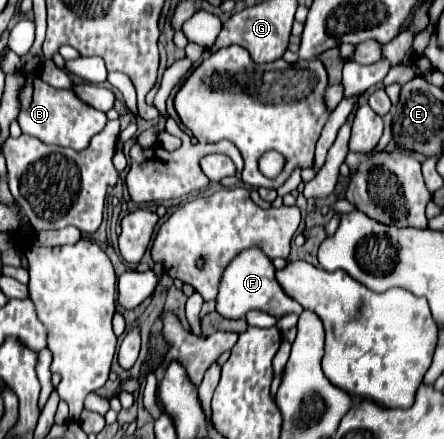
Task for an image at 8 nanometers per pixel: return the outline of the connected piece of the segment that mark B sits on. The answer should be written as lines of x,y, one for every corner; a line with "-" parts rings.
27,72
25,84
19,92
19,114
17,122
23,130
23,134
35,136
41,142
57,144
57,146
69,146
73,150
83,150
89,146
89,140
93,134
101,132
107,124
105,112
99,112
91,108
89,104
83,104
79,96
75,96
73,90
59,90
43,82
37,74

